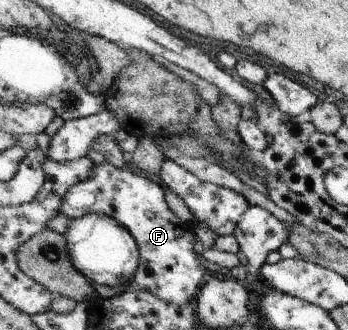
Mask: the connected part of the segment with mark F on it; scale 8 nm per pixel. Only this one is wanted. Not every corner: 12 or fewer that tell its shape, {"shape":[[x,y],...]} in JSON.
{"shape":[[106,161],[62,214],[120,221],[134,288],[187,306],[204,286],[187,222],[152,180]]}

